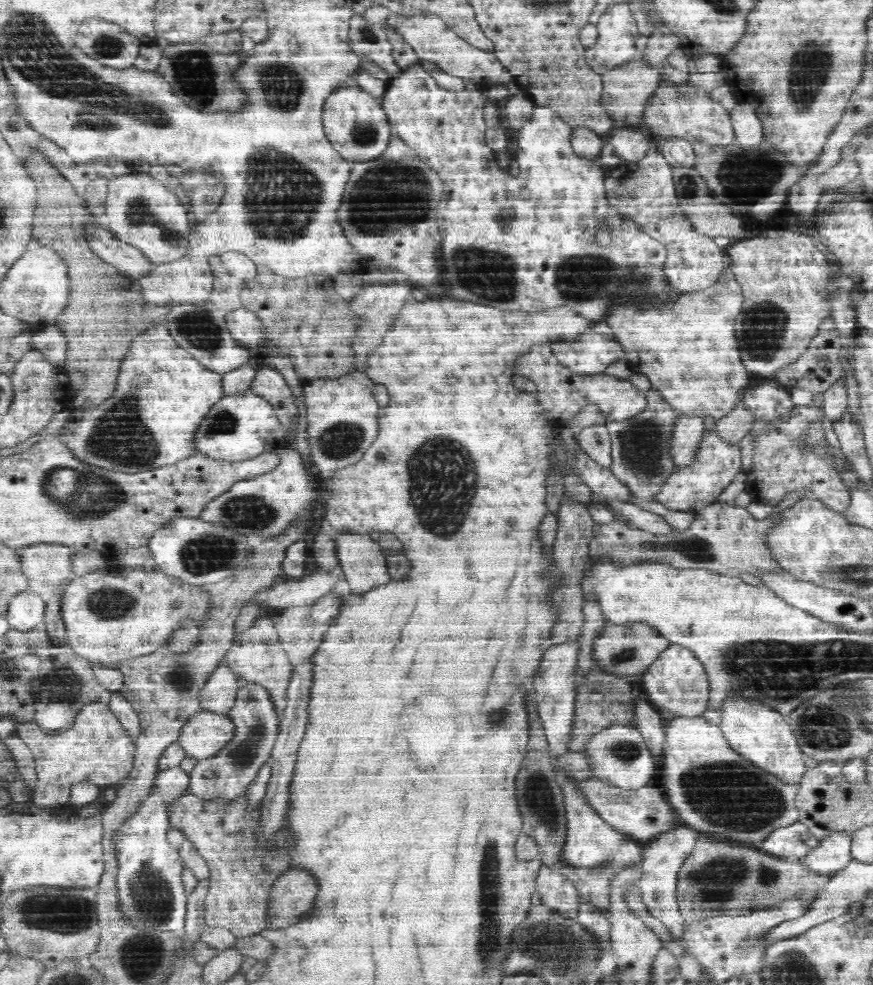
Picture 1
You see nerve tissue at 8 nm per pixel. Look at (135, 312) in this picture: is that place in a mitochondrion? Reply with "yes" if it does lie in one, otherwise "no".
no

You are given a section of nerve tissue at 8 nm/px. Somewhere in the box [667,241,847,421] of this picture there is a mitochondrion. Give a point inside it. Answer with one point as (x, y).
(764, 327)

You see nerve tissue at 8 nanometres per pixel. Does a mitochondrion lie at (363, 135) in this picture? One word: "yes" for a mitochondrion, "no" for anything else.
yes

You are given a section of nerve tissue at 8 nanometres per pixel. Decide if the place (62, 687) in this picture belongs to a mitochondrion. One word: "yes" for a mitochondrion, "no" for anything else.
yes

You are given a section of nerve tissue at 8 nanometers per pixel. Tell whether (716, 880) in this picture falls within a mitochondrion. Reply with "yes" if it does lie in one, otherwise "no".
yes

